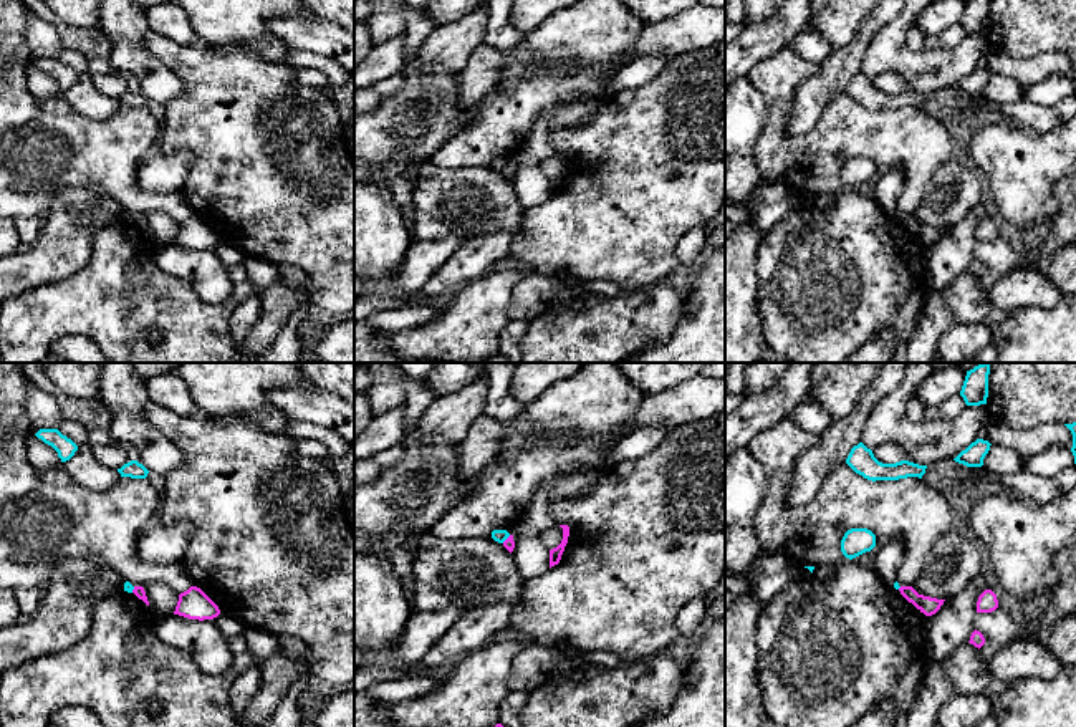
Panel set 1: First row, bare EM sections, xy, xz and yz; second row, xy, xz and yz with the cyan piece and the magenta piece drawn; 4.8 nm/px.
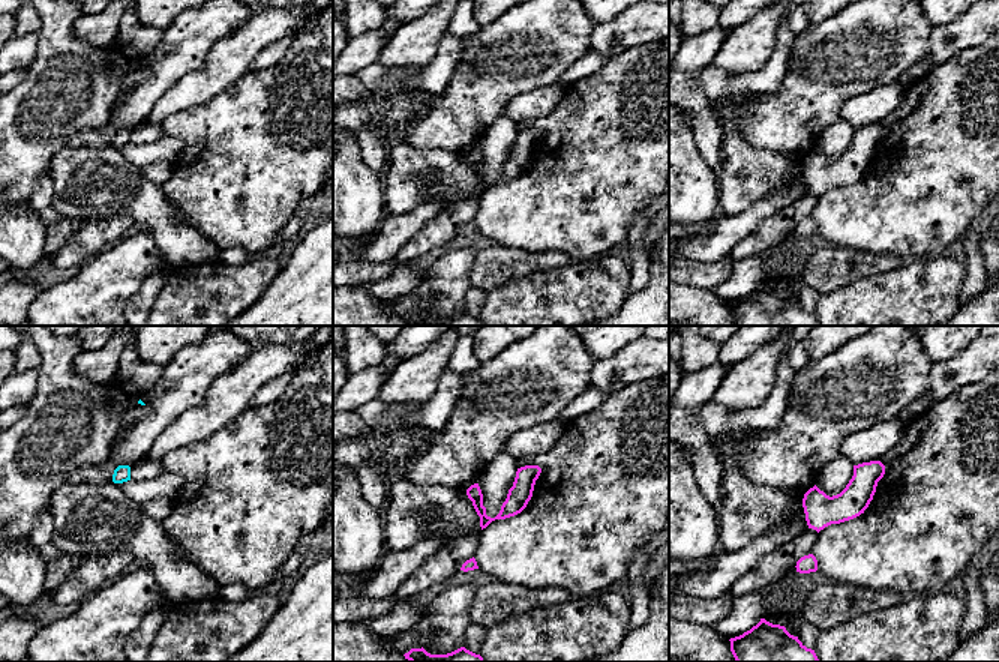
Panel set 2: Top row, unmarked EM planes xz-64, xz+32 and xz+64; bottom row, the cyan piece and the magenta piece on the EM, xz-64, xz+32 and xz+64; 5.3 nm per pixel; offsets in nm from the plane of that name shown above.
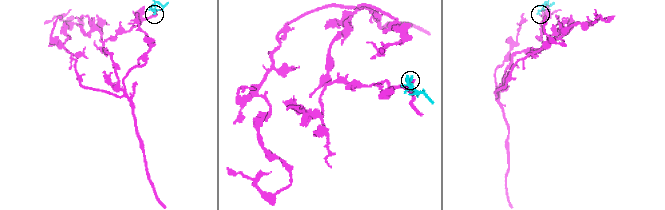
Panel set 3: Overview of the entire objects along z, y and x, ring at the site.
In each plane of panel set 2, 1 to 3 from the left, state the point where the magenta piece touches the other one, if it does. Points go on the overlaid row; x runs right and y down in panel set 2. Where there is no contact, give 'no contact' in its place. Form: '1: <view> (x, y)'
1: no contact
2: no contact
3: no contact

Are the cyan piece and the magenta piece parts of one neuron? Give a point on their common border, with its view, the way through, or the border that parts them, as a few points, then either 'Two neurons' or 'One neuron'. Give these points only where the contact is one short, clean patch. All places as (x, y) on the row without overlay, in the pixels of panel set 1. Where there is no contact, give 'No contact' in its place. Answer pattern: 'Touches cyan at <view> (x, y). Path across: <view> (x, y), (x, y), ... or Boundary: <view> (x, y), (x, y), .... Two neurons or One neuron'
Touches cyan at xz (505, 168). Boundary: xz (510, 164), (502, 171). Two neurons

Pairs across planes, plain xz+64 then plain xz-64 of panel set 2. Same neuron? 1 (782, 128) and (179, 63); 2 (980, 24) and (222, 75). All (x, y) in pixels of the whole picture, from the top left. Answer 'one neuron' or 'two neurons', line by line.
1: one neuron
2: one neuron

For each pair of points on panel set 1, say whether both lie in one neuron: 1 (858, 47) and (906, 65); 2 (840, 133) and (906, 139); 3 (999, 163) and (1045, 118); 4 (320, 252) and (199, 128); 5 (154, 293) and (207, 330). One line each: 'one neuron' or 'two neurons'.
1: two neurons
2: one neuron
3: two neurons
4: one neuron
5: one neuron

